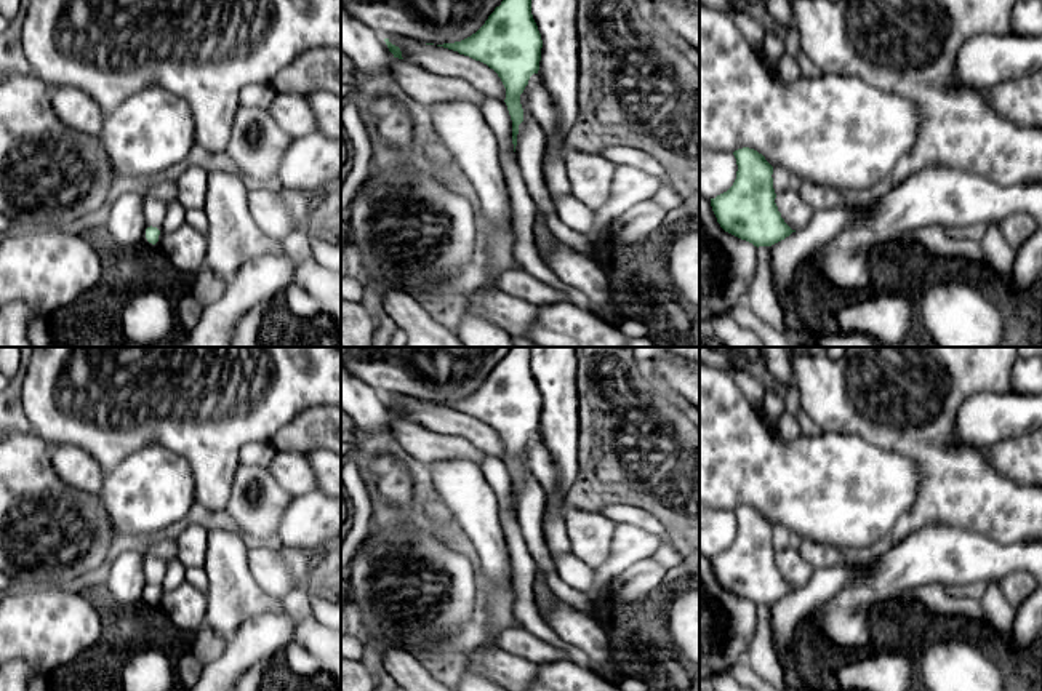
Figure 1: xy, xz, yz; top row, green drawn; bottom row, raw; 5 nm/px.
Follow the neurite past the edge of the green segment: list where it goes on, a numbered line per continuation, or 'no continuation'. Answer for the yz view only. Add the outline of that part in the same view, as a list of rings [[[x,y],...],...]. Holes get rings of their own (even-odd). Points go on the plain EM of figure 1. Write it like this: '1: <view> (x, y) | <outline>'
no continuation

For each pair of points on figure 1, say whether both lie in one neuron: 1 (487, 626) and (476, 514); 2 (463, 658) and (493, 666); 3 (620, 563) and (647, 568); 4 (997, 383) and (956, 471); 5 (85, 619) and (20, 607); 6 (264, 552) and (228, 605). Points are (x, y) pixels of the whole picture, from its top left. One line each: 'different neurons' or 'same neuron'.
1: same neuron
2: same neuron
3: different neurons
4: same neuron
5: same neuron
6: different neurons

